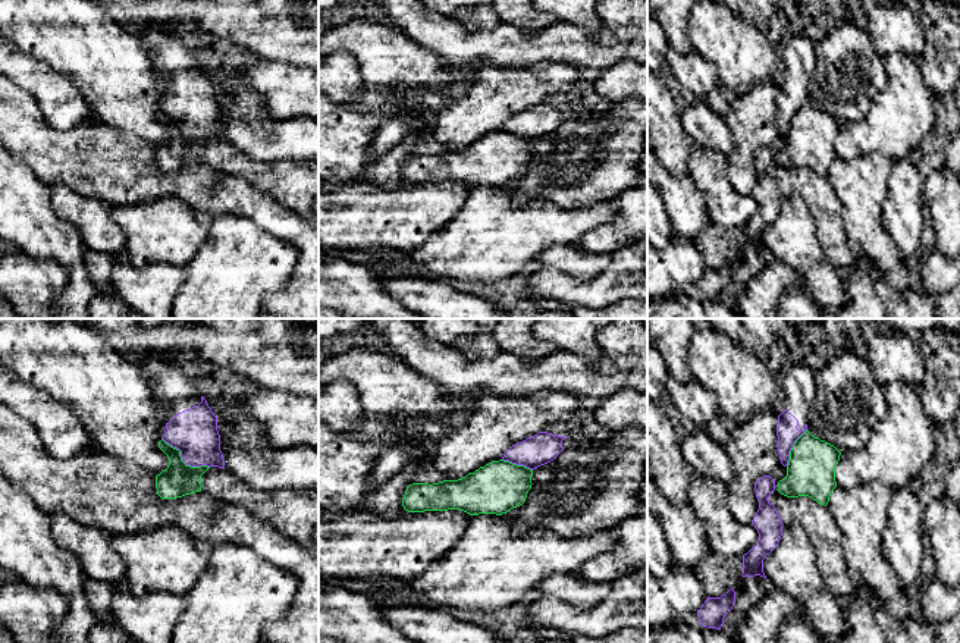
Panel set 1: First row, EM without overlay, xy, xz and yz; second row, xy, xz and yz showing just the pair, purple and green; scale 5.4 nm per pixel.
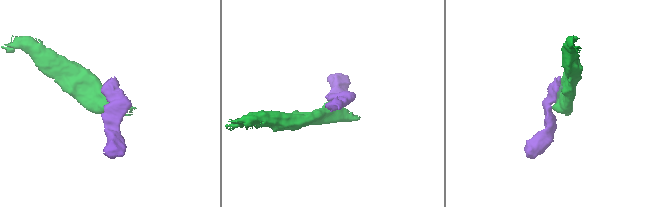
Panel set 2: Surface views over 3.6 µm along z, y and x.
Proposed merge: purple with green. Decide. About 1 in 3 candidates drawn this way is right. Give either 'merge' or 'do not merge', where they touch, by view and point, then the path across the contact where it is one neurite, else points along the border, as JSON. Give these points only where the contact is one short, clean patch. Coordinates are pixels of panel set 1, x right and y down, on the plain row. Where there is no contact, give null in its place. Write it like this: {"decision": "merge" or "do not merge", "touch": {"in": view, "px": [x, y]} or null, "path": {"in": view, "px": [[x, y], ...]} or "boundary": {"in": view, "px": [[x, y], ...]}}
{"decision": "do not merge", "touch": {"in": "xy", "px": [182, 131]}, "boundary": {"in": "xy", "px": [[162, 109], [179, 122], [181, 129], [187, 135], [209, 138]]}}

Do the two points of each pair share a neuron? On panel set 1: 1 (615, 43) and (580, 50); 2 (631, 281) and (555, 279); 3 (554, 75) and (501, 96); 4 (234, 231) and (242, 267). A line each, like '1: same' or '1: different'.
1: same
2: same
3: same
4: same

